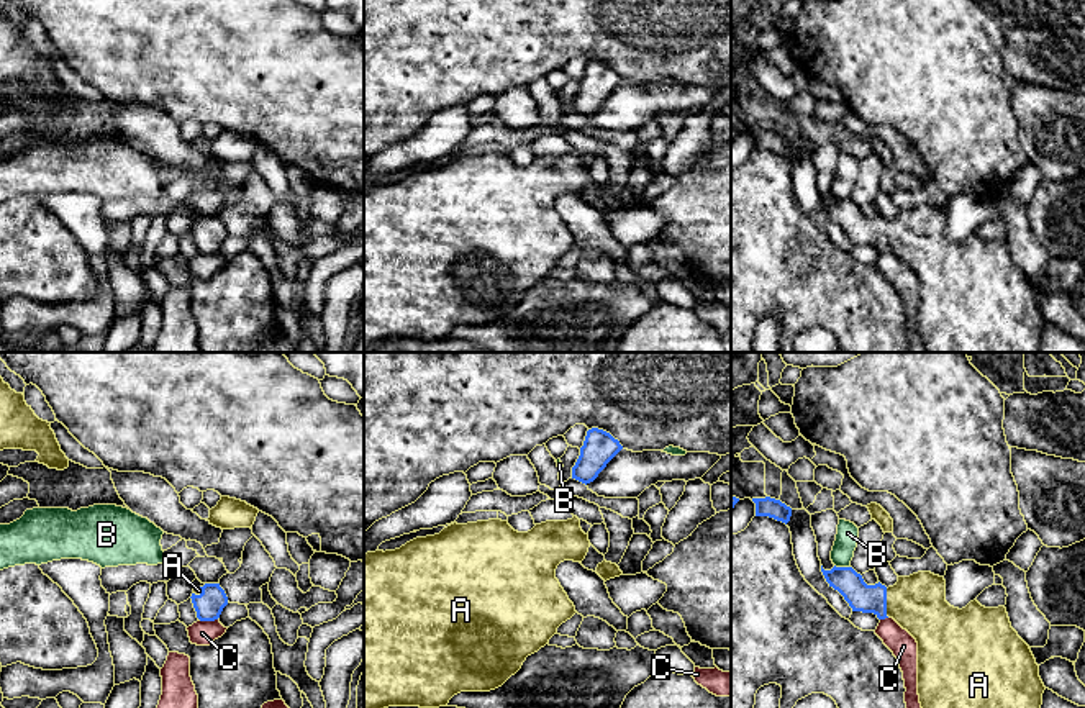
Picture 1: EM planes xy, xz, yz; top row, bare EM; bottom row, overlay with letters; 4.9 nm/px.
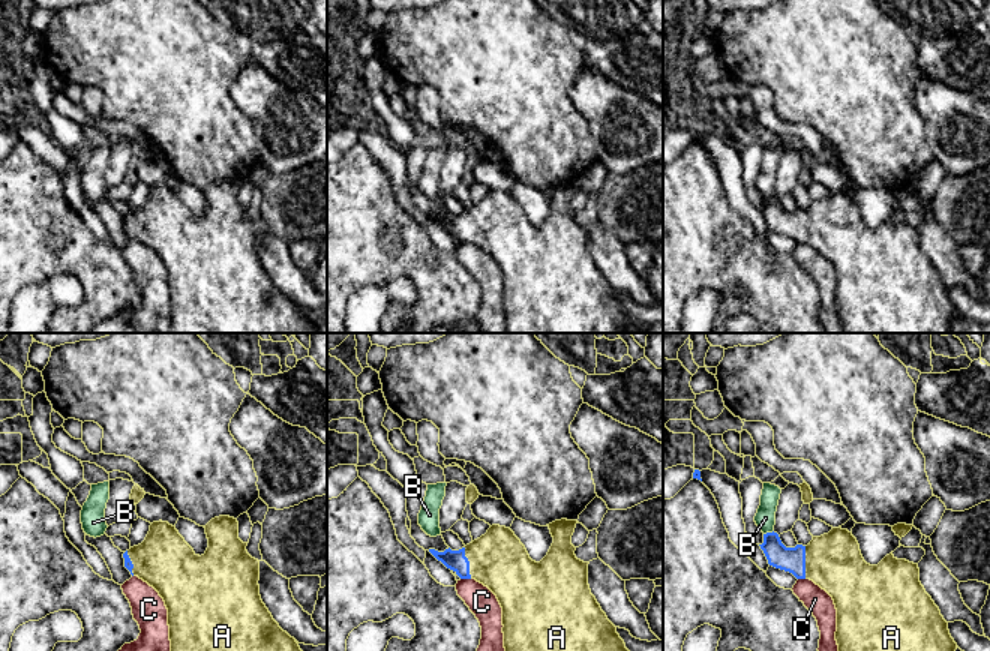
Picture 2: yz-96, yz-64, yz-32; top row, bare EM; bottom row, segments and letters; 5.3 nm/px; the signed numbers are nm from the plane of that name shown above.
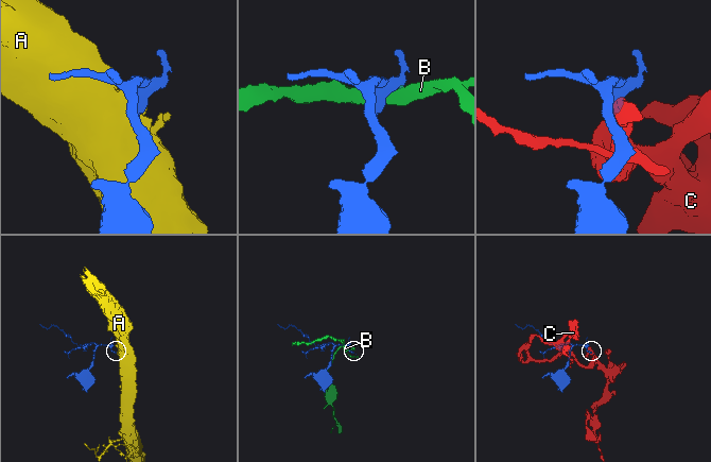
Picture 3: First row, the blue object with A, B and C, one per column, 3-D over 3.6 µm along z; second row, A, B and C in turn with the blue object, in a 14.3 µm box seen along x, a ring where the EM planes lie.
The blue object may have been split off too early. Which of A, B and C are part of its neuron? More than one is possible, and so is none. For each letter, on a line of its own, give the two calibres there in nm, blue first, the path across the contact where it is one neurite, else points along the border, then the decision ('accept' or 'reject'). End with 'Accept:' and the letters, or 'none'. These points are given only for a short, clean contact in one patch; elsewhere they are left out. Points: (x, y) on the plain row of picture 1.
A: 140/280 nm | across yz (869, 231), (885, 236), (918, 236) | accept
B: 140/110 nm | reject
C: 140/130 nm | reject
Accept: A

